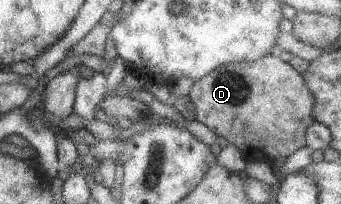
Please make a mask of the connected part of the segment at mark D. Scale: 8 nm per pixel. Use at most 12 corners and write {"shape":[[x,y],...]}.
{"shape":[[279,57],[195,79],[192,119],[246,159],[305,146],[314,97]]}

